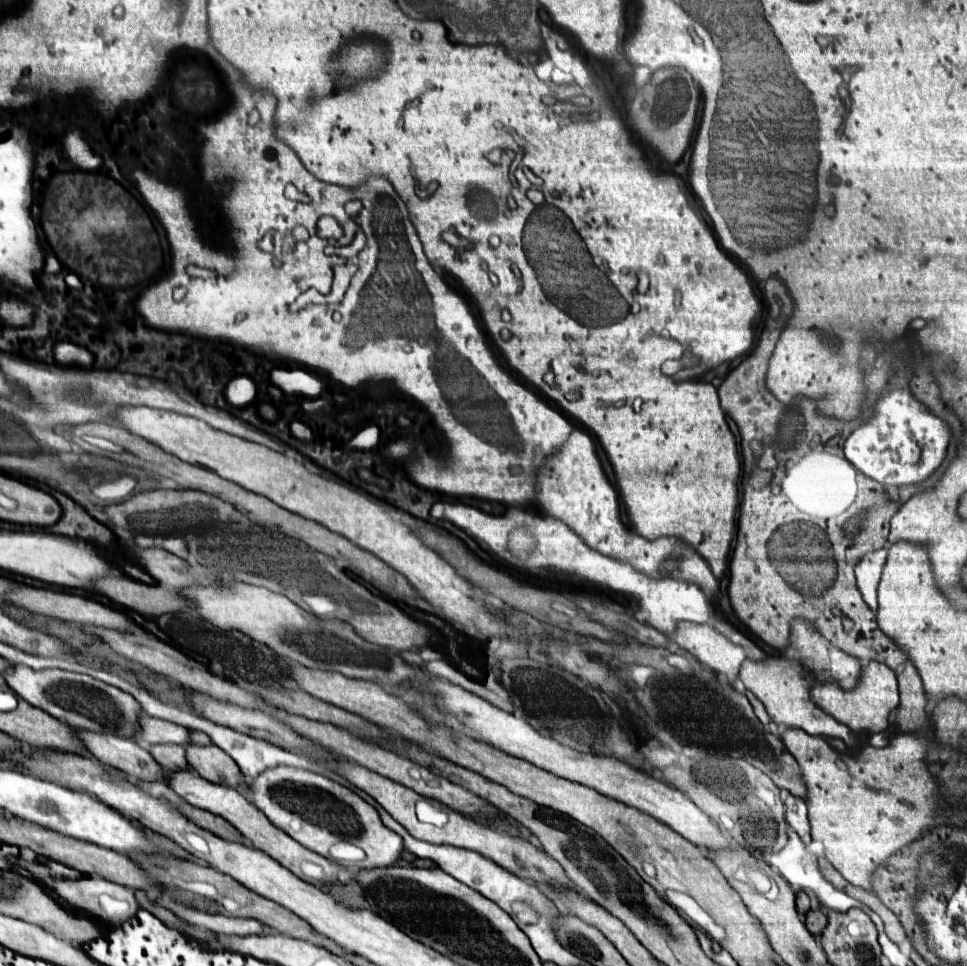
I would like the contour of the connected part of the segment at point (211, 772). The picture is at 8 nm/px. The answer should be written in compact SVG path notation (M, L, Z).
M189 745L189 747L187 747L187 761L189 761L191 769L197 771L197 773L199 773L201 777L205 777L207 781L217 783L217 785L225 785L225 787L233 787L233 789L237 789L239 793L249 795L249 789L245 789L247 777L237 769L237 763L235 763L227 753L223 753L219 747L215 747L215 745L211 745L211 747Z

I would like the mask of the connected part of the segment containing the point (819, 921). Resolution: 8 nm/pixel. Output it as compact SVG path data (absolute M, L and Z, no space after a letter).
M811 909L811 911L807 913L805 925L807 925L807 929L809 929L813 935L821 935L823 929L825 929L825 925L827 925L827 915L825 915L825 911L821 911L821 909Z

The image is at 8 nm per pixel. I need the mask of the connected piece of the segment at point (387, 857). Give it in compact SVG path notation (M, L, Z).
M279 765L251 779L249 787L253 791L253 803L269 817L275 827L283 829L303 847L337 865L359 871L397 865L401 861L405 851L403 839L383 825L377 809L361 799L355 791L323 775Z

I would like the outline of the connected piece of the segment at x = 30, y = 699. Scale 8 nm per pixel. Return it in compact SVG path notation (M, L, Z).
M13 665L11 671L5 675L7 685L23 697L27 703L45 709L49 715L63 719L75 729L89 729L93 733L113 733L115 737L133 739L133 729L137 729L137 717L141 717L141 705L137 701L111 685L105 685L103 681L97 681L89 675L69 673L61 669L45 669L45 671L33 671L25 665Z

